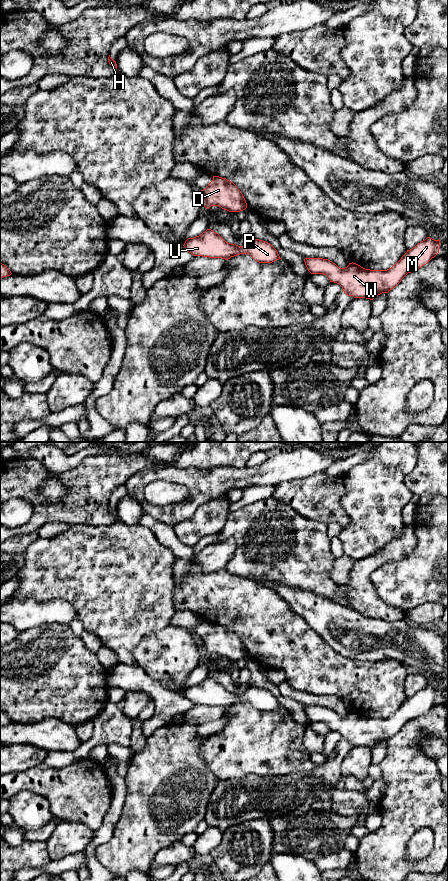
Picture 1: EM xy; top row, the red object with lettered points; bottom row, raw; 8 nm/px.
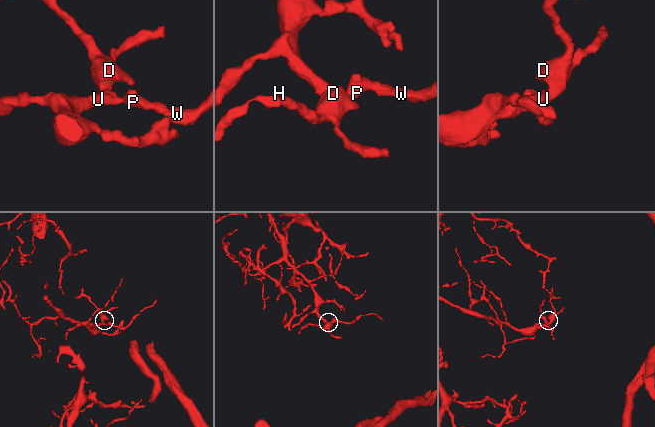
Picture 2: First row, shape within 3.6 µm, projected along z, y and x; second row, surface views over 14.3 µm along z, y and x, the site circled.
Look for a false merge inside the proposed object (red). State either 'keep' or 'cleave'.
keep

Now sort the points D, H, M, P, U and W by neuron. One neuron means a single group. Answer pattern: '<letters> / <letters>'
D H M P U W

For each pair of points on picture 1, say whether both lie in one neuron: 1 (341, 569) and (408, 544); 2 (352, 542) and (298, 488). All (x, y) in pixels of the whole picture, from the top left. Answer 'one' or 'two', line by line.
1: two
2: two

